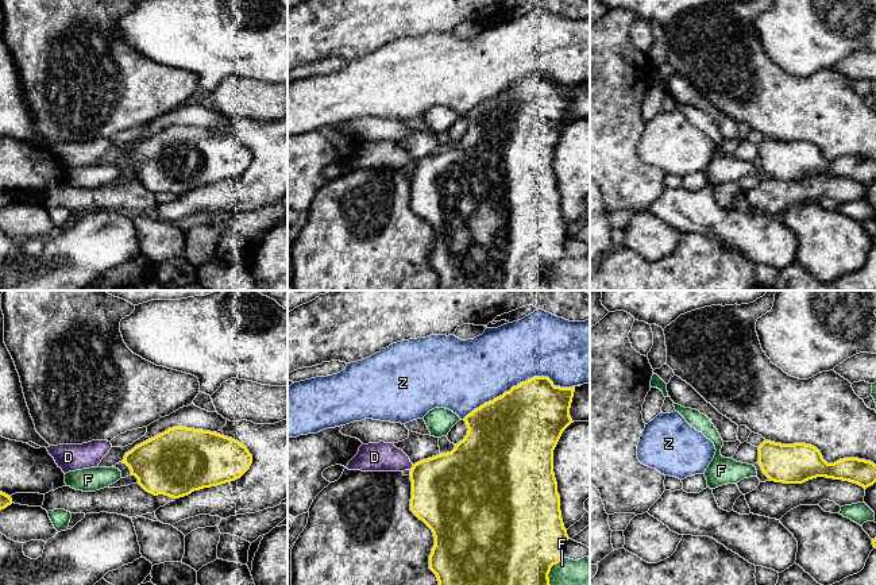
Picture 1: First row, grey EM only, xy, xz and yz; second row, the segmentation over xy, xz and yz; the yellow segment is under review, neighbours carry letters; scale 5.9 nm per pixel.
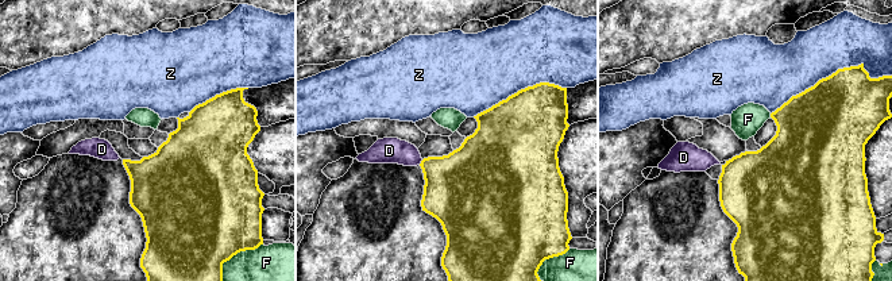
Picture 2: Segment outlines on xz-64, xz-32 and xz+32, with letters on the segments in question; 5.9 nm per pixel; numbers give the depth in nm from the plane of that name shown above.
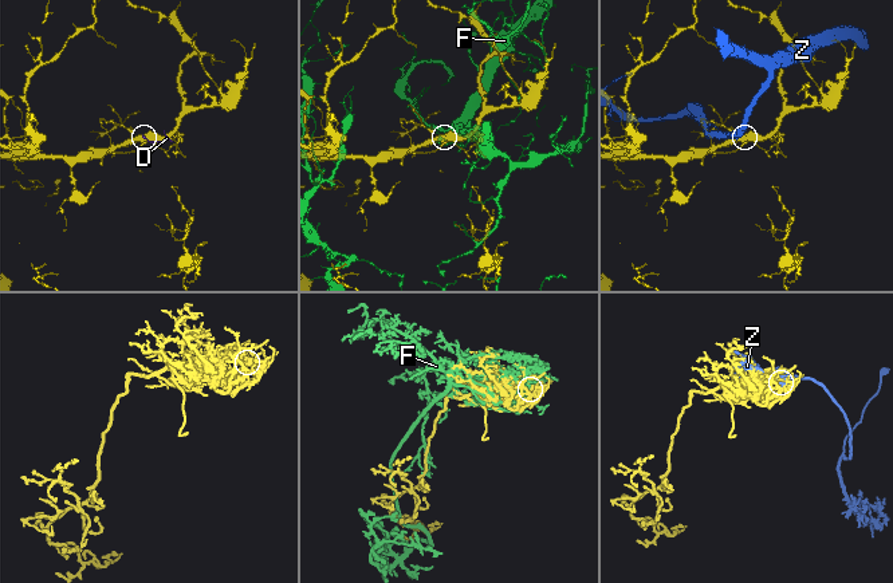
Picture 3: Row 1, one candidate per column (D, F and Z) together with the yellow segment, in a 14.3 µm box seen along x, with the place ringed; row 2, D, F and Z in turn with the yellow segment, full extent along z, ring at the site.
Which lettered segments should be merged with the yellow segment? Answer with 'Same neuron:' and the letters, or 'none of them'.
Same neuron: none of them

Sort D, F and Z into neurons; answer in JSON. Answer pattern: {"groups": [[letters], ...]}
{"groups": [["D"], ["F"], ["Z"]]}

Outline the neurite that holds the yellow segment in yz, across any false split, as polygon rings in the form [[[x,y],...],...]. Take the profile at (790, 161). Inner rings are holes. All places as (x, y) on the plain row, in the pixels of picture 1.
[[[764,138],[759,143],[759,161],[769,178],[803,181],[817,174],[842,177],[867,186],[876,180],[876,162],[858,155],[827,161],[821,149],[806,141],[782,142]]]

